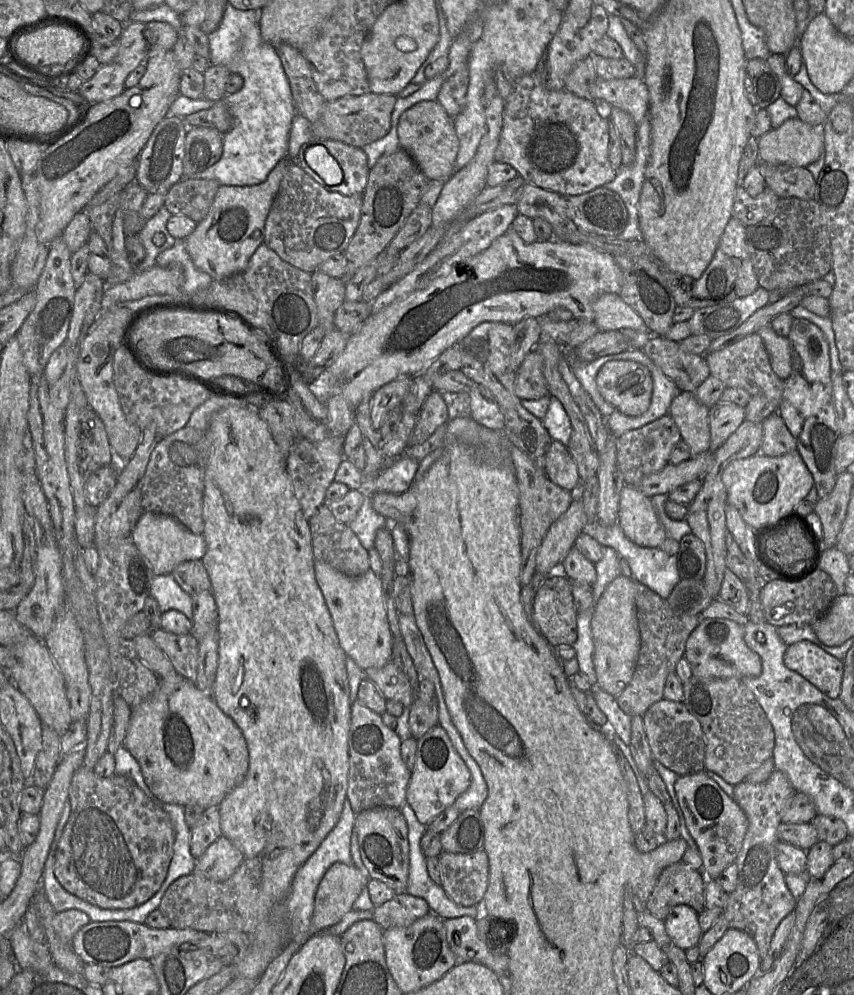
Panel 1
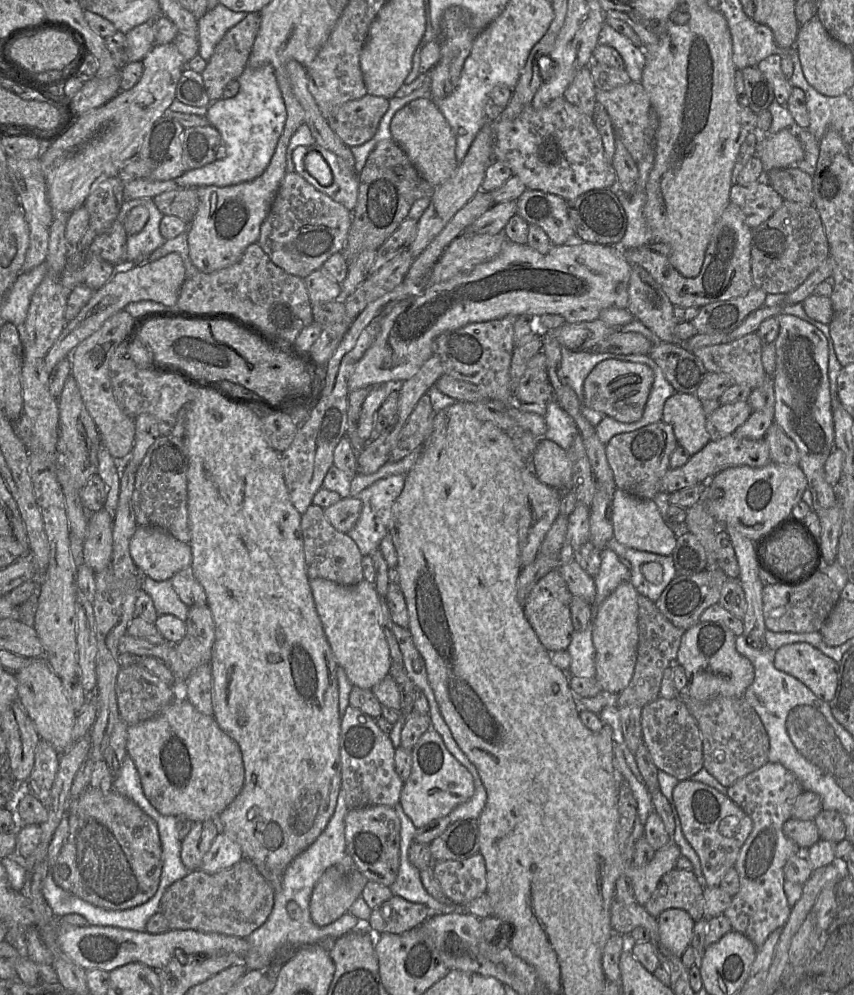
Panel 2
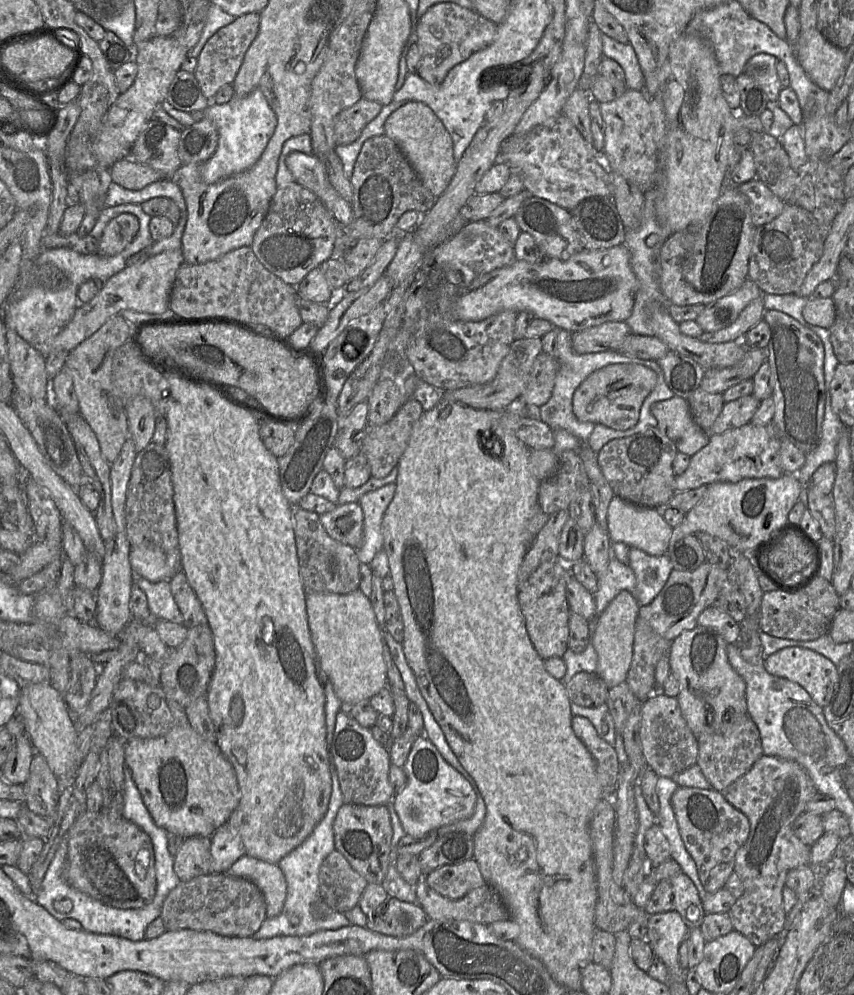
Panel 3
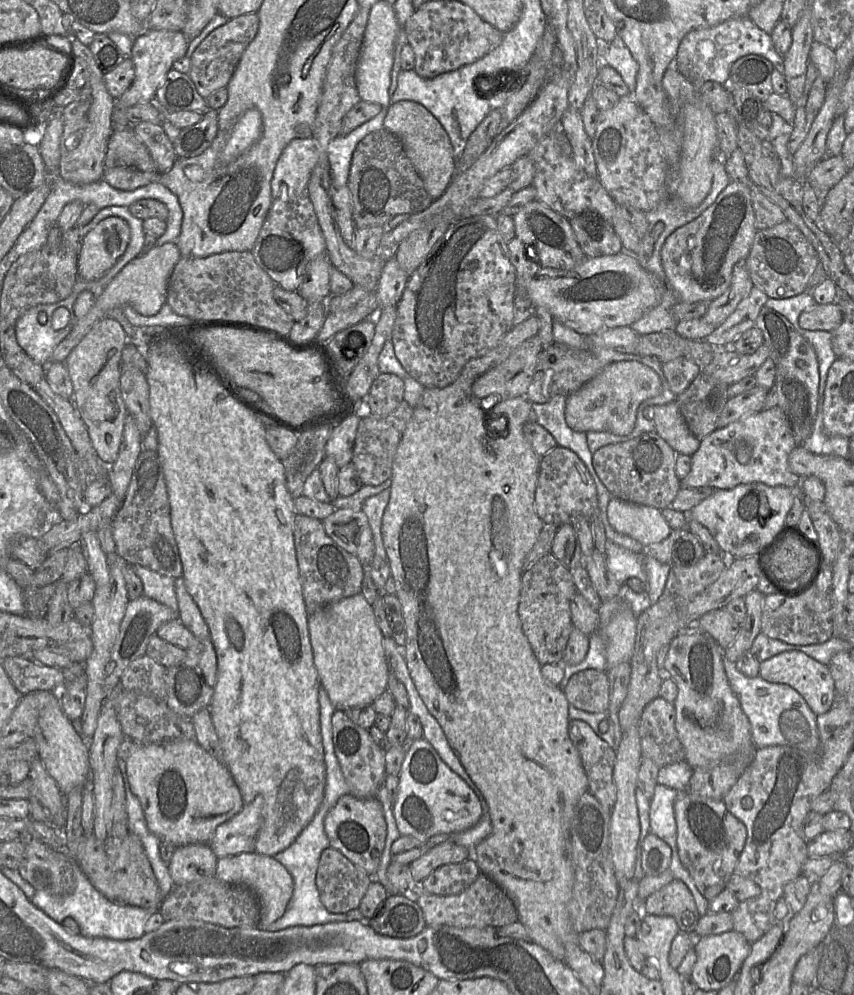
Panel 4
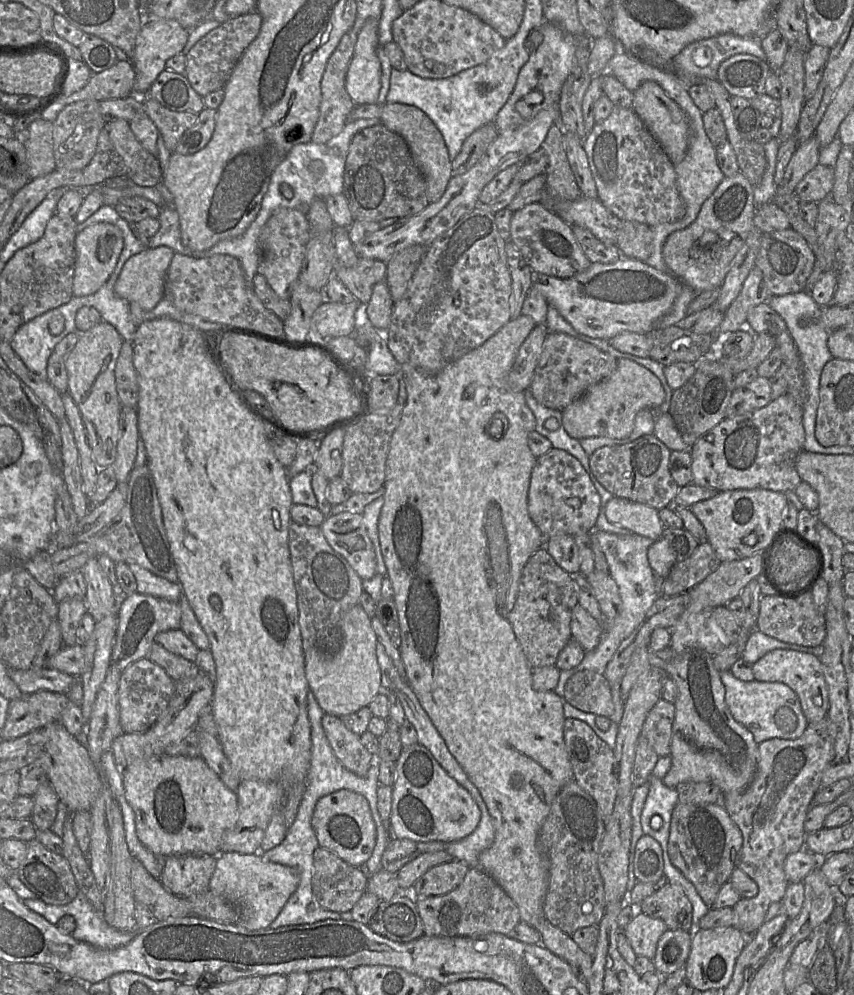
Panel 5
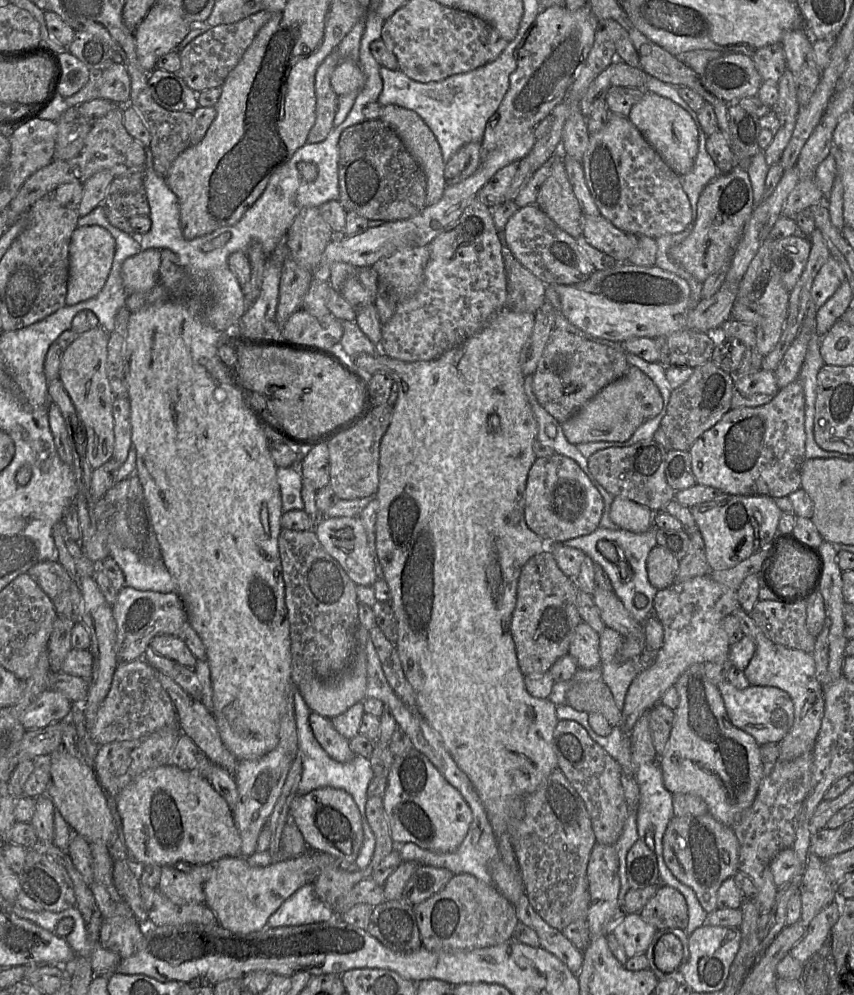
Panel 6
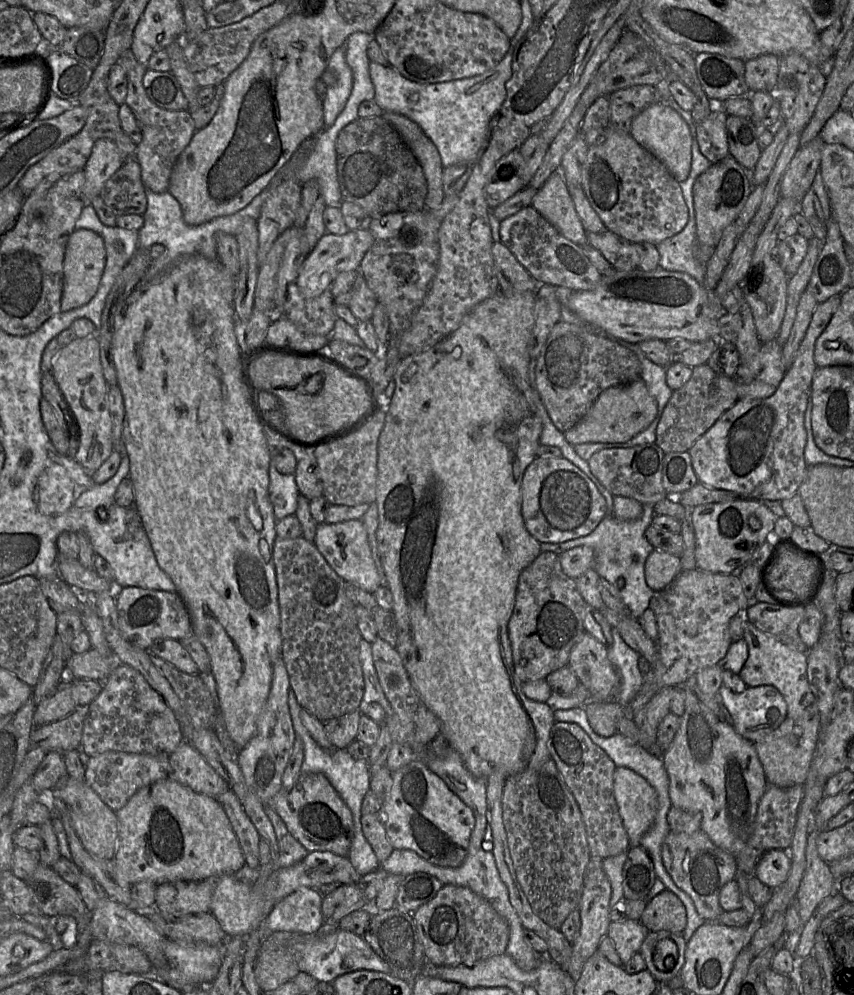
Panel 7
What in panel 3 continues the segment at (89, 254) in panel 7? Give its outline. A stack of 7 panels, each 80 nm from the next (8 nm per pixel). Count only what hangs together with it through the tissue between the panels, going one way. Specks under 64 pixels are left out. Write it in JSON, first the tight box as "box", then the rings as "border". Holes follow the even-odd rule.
{"box":[97,213,139,256],"border":[[[123,213],[109,221],[99,241],[97,254],[114,256],[122,252],[134,239],[139,230],[138,218],[130,213]]]}

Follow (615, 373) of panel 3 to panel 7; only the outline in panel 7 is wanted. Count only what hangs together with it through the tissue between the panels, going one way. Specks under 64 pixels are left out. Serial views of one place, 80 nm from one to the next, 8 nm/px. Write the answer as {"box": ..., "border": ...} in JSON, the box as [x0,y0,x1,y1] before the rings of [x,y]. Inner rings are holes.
{"box":[564,379,657,444],"border":[[[643,379],[626,385],[605,389],[594,401],[586,415],[564,432],[571,444],[626,442],[645,430],[657,415],[657,402],[649,394]]]}

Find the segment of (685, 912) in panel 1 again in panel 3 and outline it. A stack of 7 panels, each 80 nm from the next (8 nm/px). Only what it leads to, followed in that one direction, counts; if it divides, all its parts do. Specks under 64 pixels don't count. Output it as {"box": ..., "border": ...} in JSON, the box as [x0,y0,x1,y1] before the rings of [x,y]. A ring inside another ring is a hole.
{"box":[645,911,689,974],"border":[[[676,911],[656,913],[648,917],[645,940],[651,946],[655,957],[661,960],[672,974],[687,972],[687,969],[679,965],[678,951],[689,931]]]}

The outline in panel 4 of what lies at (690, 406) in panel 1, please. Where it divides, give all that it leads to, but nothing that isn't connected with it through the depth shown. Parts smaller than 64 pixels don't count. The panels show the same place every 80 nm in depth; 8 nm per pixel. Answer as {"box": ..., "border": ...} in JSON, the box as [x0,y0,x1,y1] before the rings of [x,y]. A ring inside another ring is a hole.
{"box":[644,401,700,457],"border":[[[676,401],[665,405],[650,406],[644,412],[652,419],[655,432],[677,453],[692,457],[700,442],[689,430]]]}

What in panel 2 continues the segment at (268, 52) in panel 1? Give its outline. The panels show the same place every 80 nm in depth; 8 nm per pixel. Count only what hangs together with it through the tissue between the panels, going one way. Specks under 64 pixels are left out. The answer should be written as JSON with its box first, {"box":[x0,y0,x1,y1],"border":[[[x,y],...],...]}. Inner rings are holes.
{"box":[174,3,287,187],"border":[[[220,3],[208,10],[197,20],[198,55],[208,61],[227,31],[242,21],[247,14],[234,12]],[[270,65],[245,67],[238,77],[238,93],[228,99],[211,102],[206,119],[221,136],[223,157],[203,167],[185,171],[174,179],[181,187],[224,187],[259,177],[268,166],[287,118],[287,112],[275,72]]]}

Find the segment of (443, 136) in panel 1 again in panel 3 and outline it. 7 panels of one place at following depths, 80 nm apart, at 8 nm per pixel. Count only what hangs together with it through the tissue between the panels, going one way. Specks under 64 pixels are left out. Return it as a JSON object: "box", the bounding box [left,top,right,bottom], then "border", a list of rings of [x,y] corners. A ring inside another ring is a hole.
{"box":[384,101,457,198],"border":[[[409,101],[393,111],[384,124],[385,135],[402,150],[424,186],[438,198],[452,180],[457,161],[453,141],[433,110],[420,101]]]}

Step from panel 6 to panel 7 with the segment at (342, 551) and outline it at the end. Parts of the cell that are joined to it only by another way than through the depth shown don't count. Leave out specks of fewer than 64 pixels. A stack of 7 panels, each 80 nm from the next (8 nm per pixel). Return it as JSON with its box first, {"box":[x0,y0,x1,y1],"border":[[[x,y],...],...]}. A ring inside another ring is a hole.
{"box":[314,519,381,593],"border":[[[362,519],[339,523],[323,522],[317,527],[314,543],[325,560],[346,583],[354,584],[370,593],[374,593],[381,586],[381,579],[368,541],[368,533]]]}

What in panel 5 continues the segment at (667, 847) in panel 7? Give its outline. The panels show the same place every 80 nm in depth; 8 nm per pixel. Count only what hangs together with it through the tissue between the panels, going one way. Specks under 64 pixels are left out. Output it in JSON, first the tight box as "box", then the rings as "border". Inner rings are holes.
{"box":[668,803,743,907],"border":[[[677,803],[671,819],[668,854],[672,864],[695,886],[708,907],[737,866],[743,844],[740,829],[722,803],[697,806]]]}

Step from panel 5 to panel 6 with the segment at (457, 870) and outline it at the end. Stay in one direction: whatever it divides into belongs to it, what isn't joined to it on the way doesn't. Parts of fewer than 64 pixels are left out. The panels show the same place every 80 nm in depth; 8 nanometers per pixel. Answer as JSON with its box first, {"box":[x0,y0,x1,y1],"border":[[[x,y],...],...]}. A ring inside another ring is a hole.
{"box":[401,866,453,906],"border":[[[419,866],[406,883],[401,899],[416,906],[440,892],[453,876],[446,868]]]}

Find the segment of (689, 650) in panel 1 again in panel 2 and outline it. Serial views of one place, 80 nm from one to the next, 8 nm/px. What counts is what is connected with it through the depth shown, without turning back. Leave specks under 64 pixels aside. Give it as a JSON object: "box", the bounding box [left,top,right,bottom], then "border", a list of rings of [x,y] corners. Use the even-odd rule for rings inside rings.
{"box":[676,622,754,700],"border":[[[698,622],[682,636],[676,663],[683,667],[687,677],[687,691],[698,700],[723,697],[744,697],[754,680],[751,661],[736,649],[736,635],[717,622]]]}

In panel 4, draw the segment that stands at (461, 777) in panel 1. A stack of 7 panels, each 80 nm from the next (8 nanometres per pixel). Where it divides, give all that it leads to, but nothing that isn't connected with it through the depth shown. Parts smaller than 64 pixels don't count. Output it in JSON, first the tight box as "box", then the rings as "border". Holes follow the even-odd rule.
{"box":[392,738,481,842],"border":[[[423,738],[408,743],[398,778],[398,793],[392,812],[400,836],[426,842],[437,834],[469,829],[481,817],[481,805],[475,793]]]}

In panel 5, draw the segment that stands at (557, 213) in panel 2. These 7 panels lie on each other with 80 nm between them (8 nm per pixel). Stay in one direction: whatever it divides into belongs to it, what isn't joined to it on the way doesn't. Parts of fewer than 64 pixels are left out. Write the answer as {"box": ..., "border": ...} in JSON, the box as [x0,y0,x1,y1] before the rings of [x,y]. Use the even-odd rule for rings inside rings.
{"box":[510,202,591,278],"border":[[[535,202],[513,213],[510,240],[535,274],[570,278],[586,270],[591,262],[580,248],[572,226],[543,202]]]}

